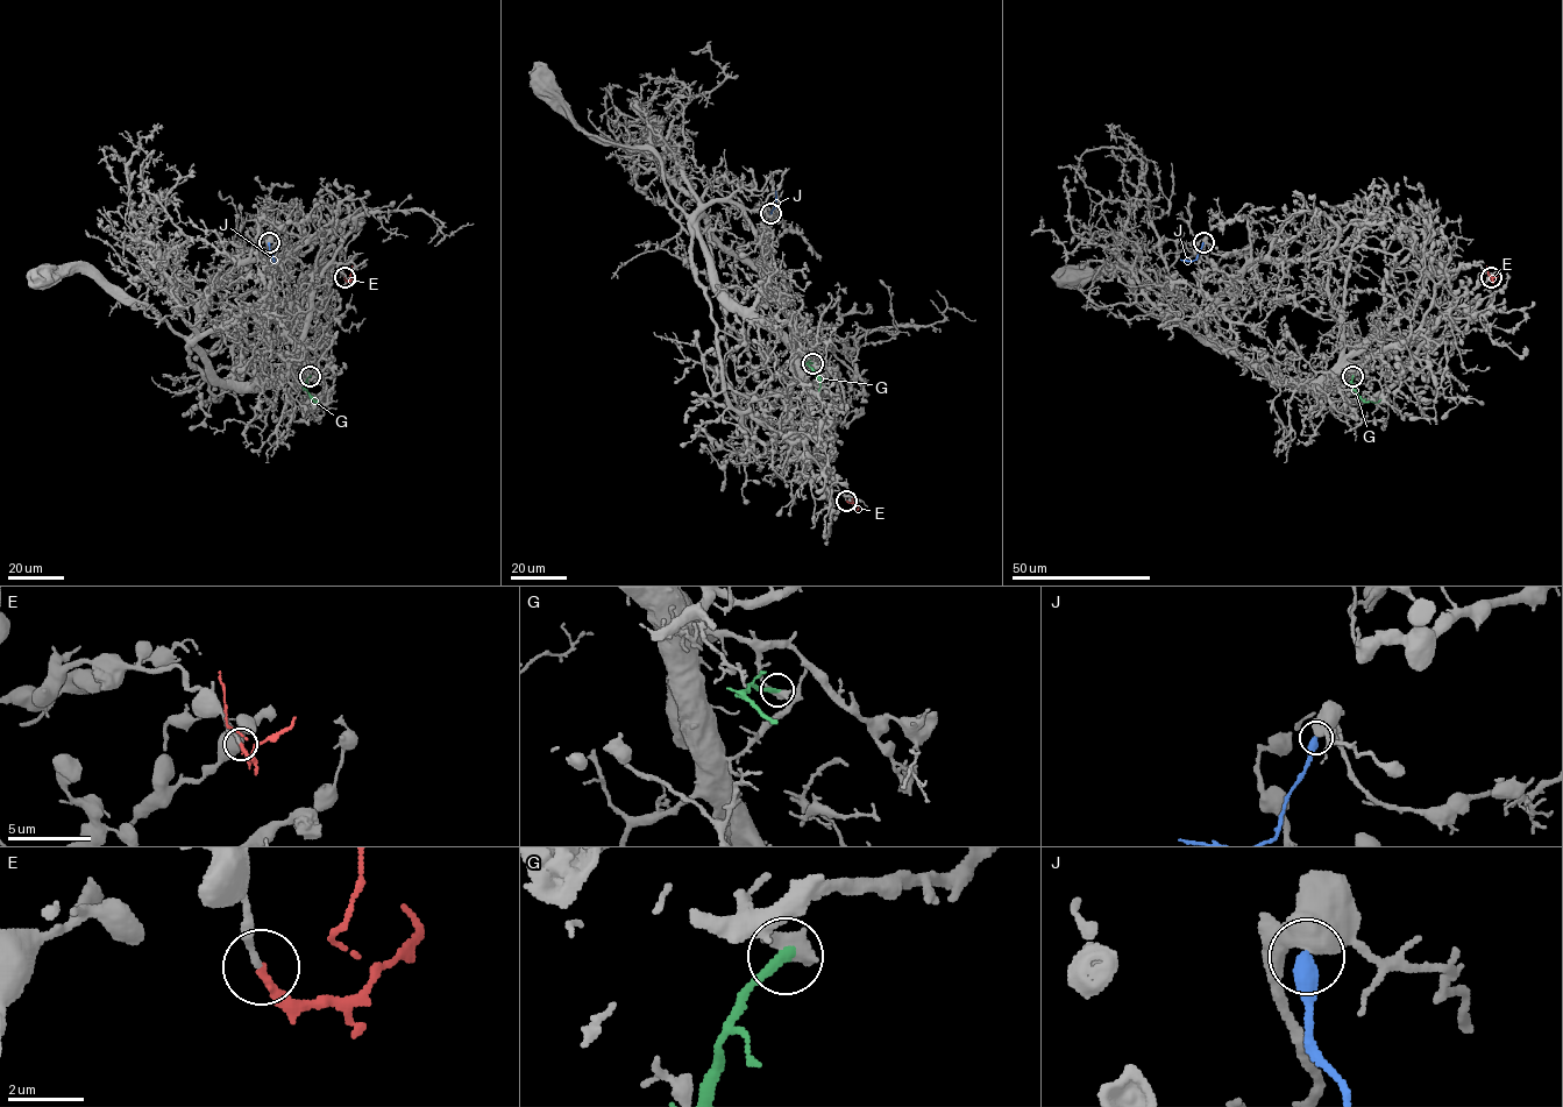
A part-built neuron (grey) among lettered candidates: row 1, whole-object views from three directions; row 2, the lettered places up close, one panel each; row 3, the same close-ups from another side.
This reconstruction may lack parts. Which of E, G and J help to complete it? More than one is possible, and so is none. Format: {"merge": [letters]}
{"merge": ["E"]}

